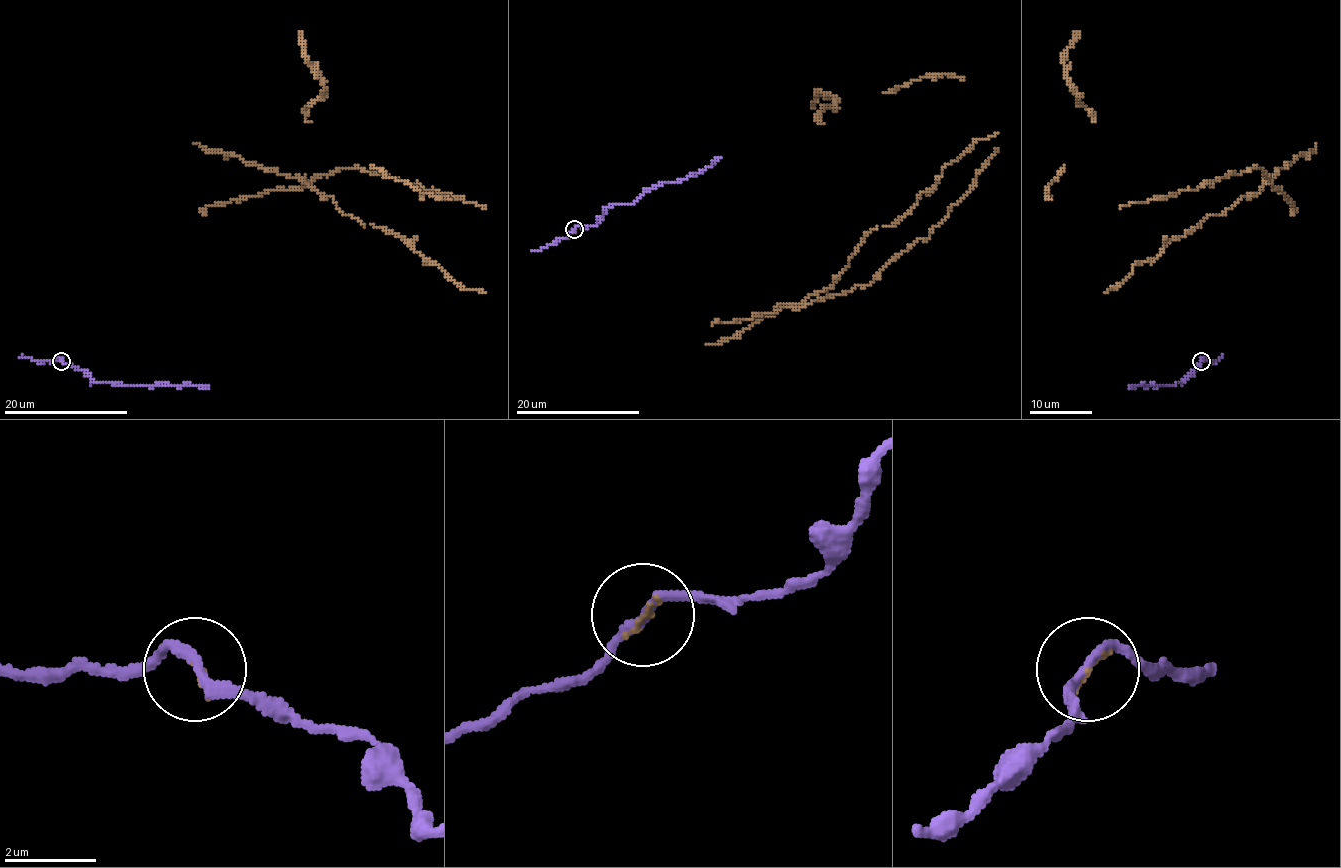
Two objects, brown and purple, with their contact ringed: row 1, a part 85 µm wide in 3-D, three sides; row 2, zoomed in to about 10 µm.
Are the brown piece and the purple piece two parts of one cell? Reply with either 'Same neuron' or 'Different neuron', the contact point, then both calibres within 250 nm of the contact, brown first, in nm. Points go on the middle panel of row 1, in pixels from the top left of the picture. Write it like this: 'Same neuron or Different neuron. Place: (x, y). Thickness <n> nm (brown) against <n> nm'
Same neuron. Place: (574, 229). Thickness 90 nm (brown) against 240 nm

